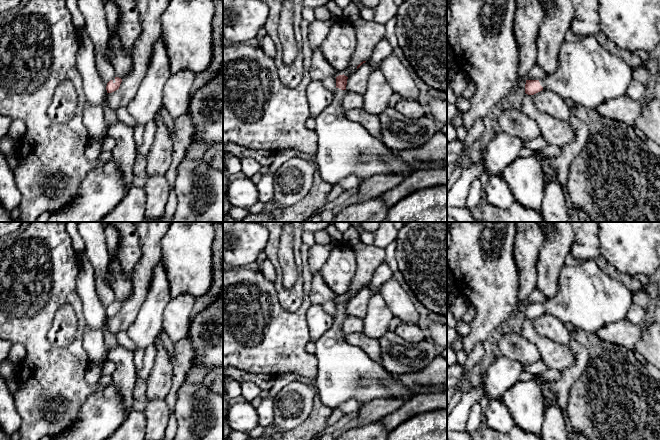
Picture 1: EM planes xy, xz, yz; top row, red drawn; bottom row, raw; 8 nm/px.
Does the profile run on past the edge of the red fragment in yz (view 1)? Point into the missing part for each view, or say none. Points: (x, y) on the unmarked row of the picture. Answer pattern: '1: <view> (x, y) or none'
1: yz (588, 298)

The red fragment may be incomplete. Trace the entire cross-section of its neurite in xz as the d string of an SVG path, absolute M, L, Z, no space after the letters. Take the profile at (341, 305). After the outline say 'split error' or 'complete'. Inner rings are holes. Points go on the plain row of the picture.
M344 298L336 301L336 314L333 317L332 327L315 341L314 355L317 358L315 387L321 402L333 409L350 399L364 404L376 397L400 397L407 400L417 395L412 389L394 379L392 373L382 364L372 360L360 347L346 341L342 325L346 317L347 303Z; split error

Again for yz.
M588 259L576 266L564 264L556 296L539 304L526 304L525 317L534 319L542 314L552 314L563 323L569 322L575 328L596 333L605 325L626 319L632 304L632 294L627 287L601 270L595 259Z; split error

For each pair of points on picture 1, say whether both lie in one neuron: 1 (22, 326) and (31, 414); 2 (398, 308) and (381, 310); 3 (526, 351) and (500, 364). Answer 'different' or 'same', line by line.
1: same
2: different
3: different

